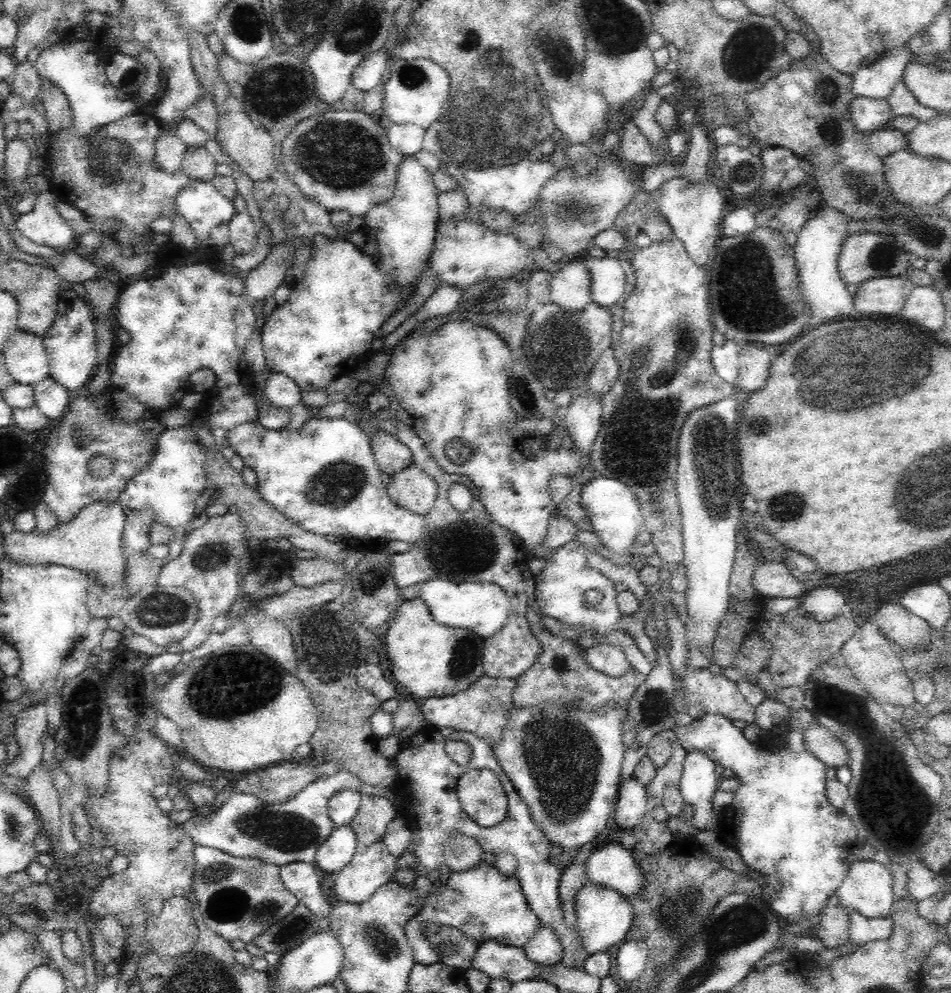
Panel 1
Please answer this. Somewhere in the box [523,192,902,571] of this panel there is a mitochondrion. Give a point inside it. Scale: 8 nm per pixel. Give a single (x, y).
(638, 418)

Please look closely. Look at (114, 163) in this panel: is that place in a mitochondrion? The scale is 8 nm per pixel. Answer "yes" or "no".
yes

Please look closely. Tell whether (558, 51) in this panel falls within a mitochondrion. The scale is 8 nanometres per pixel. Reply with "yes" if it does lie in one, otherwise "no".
yes

